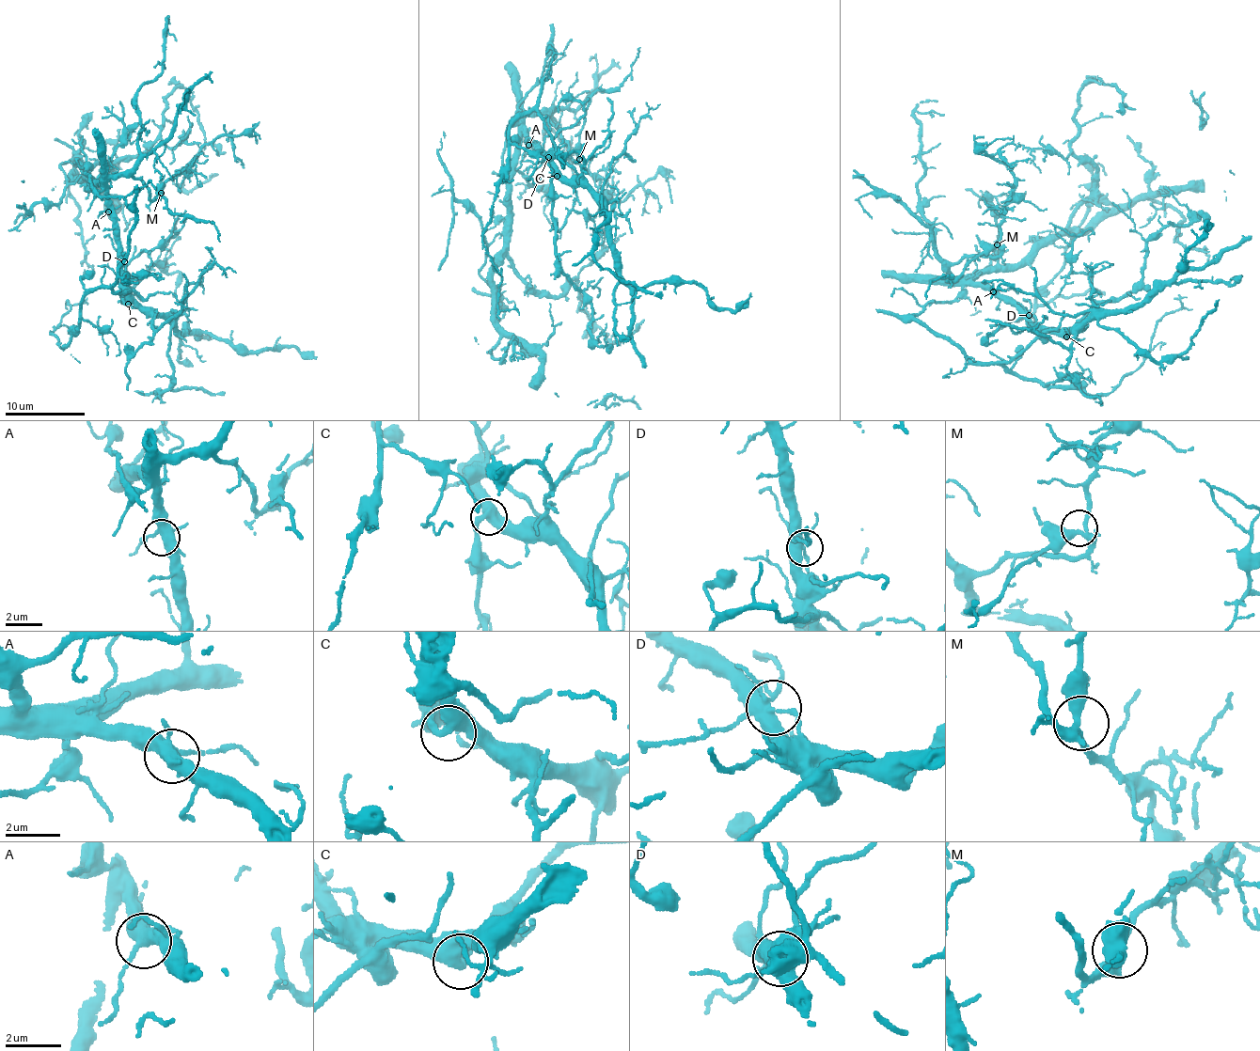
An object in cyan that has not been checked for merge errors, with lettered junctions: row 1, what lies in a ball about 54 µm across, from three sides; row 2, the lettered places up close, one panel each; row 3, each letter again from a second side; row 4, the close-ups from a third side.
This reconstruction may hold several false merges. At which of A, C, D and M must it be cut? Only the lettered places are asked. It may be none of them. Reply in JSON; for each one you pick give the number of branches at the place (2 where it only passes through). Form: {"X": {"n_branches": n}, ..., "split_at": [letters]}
{"D": {"n_branches": 4}, "split_at": ["D"]}

